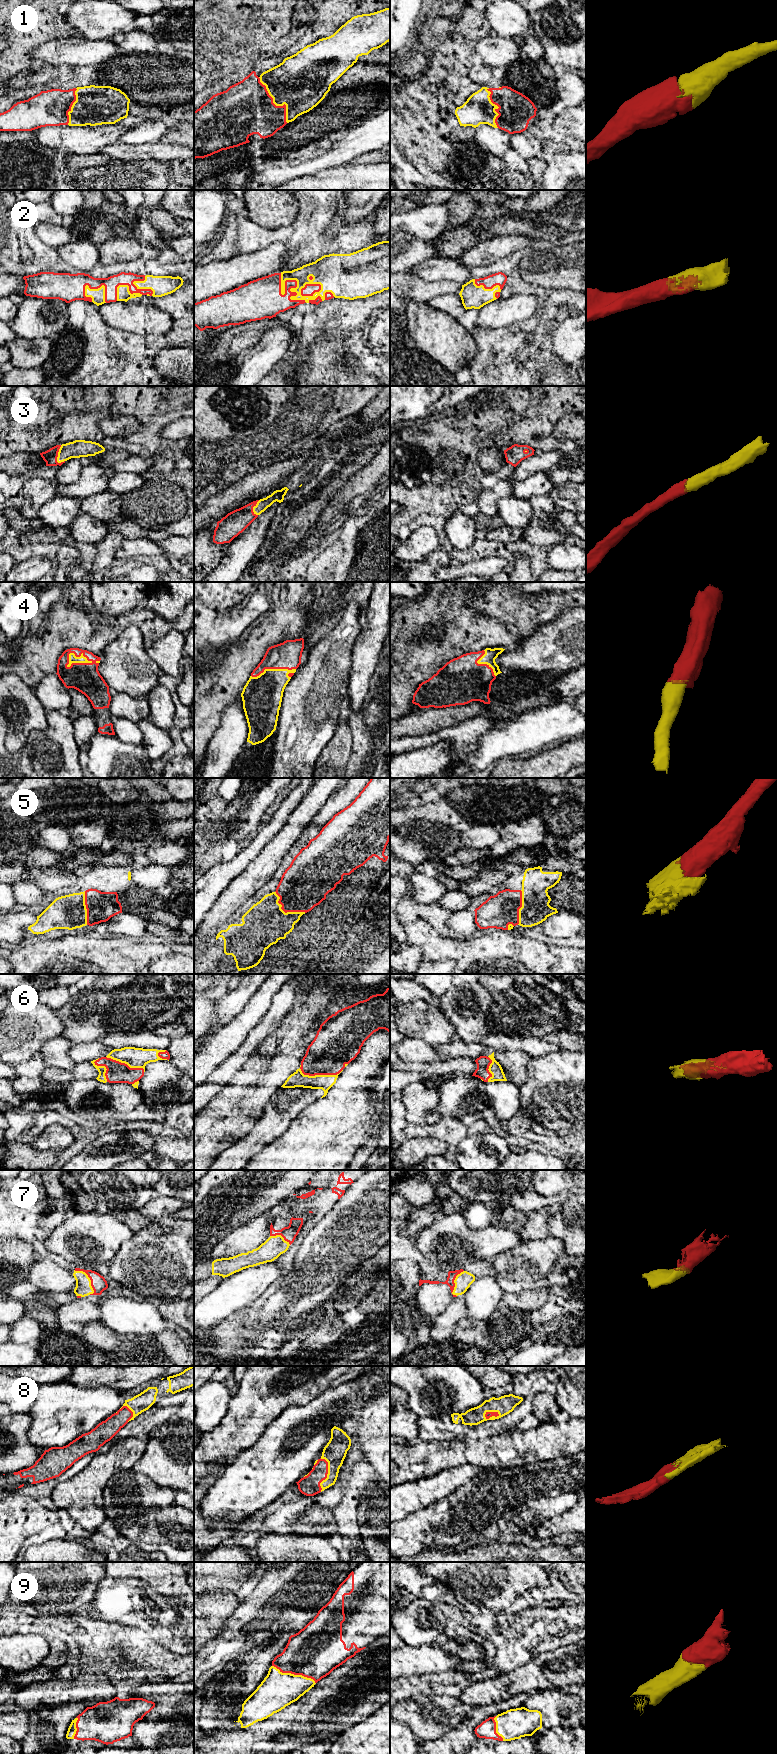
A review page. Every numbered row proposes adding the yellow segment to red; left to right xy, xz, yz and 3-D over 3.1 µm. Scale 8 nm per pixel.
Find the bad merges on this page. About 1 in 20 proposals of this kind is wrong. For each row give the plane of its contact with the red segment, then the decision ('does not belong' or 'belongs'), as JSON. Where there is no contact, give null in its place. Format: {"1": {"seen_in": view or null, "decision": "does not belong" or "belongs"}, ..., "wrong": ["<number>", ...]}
{"1": {"seen_in": "xz", "decision": "belongs"}, "2": {"seen_in": "xz", "decision": "belongs"}, "3": {"seen_in": "xy", "decision": "belongs"}, "4": {"seen_in": "xy", "decision": "belongs"}, "5": {"seen_in": "xz", "decision": "belongs"}, "6": {"seen_in": "xz", "decision": "belongs"}, "7": {"seen_in": "xy", "decision": "belongs"}, "8": {"seen_in": "xz", "decision": "belongs"}, "9": {"seen_in": "xz", "decision": "belongs"}, "wrong": []}

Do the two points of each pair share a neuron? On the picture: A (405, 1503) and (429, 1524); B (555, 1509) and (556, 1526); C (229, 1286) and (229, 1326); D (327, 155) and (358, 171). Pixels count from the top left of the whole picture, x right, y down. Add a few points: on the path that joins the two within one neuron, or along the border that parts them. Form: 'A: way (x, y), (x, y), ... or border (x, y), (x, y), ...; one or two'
A: border (435, 1501), (410, 1512), (400, 1520); two
B: border (575, 1504), (542, 1523); two
C: border (241, 1309), (231, 1313), (209, 1328); two
D: border (342, 164), (339, 167); two

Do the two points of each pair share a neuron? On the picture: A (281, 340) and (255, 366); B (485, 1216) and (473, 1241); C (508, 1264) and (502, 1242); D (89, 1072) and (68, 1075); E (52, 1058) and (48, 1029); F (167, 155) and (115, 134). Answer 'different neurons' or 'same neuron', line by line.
A: same neuron
B: different neurons
C: different neurons
D: same neuron
E: different neurons
F: different neurons

